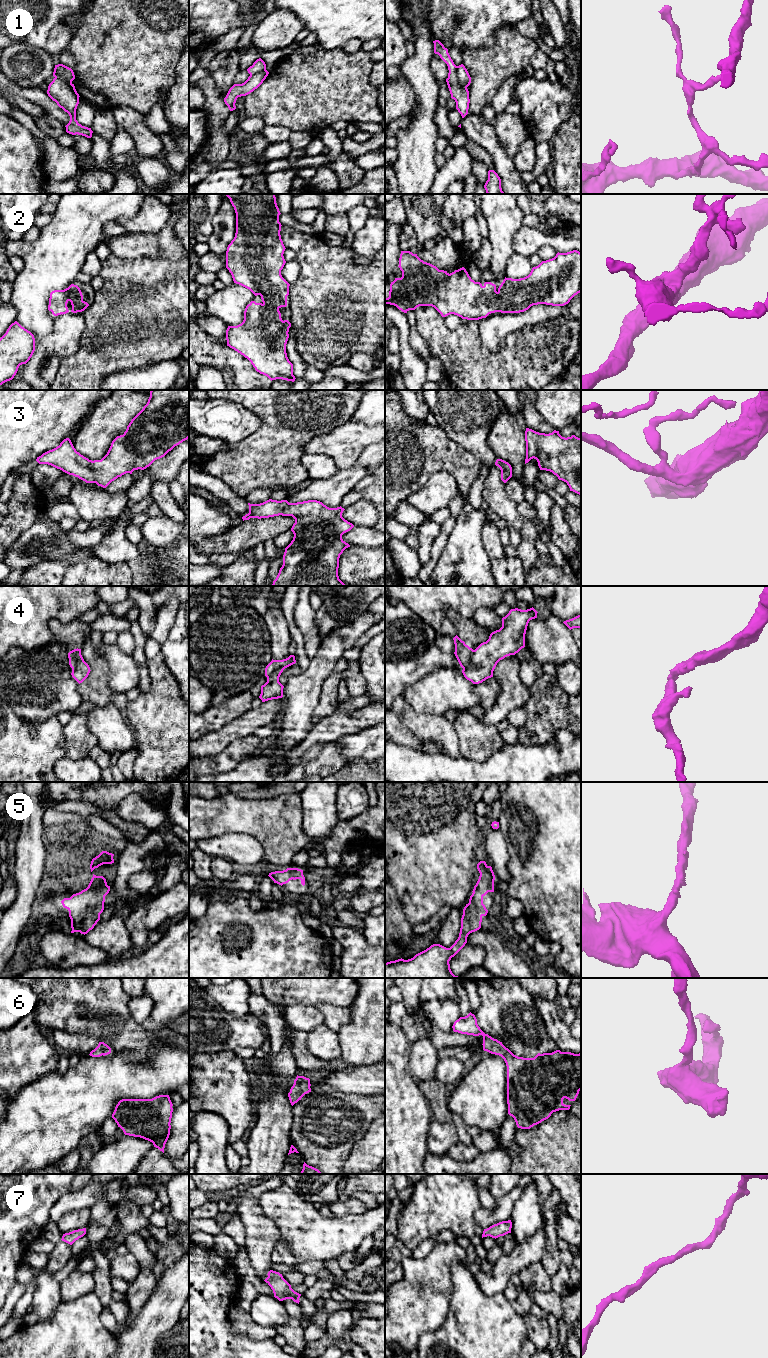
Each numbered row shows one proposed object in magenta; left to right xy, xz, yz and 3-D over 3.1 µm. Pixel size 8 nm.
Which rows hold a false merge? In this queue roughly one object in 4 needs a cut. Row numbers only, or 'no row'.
1, 4

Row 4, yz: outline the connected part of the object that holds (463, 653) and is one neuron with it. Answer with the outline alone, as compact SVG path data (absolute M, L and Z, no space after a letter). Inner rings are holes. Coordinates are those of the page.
M457 635L453 638L455 644L455 656L460 664L460 666L464 669L471 665L471 656L473 653L473 649L465 644Z

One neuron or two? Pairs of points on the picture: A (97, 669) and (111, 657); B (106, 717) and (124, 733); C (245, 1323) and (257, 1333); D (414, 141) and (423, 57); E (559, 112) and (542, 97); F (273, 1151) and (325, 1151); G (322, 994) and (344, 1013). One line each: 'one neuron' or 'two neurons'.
A: two neurons
B: one neuron
C: one neuron
D: one neuron
E: one neuron
F: two neurons
G: two neurons

